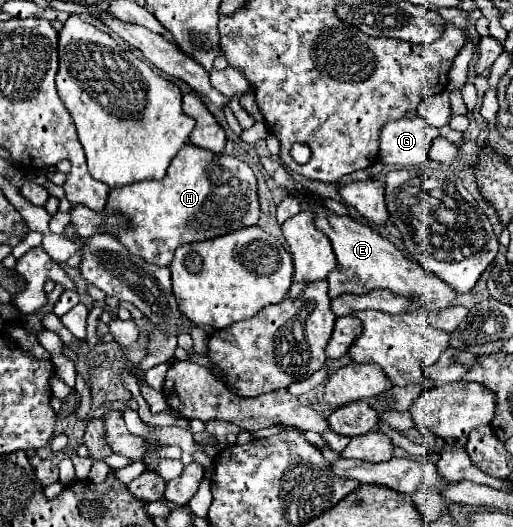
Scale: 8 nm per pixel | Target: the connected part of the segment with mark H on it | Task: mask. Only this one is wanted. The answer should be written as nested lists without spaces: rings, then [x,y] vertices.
[[[186,144],[170,162],[168,174],[162,180],[148,180],[112,190],[106,208],[100,214],[92,214],[86,206],[74,204],[70,210],[70,222],[78,234],[76,244],[82,248],[84,238],[100,232],[98,224],[106,214],[122,212],[130,216],[132,228],[118,232],[116,238],[136,256],[156,266],[168,266],[174,258],[174,250],[182,244],[224,236],[234,230],[256,226],[260,218],[258,182],[252,168],[226,154],[212,154]]]

